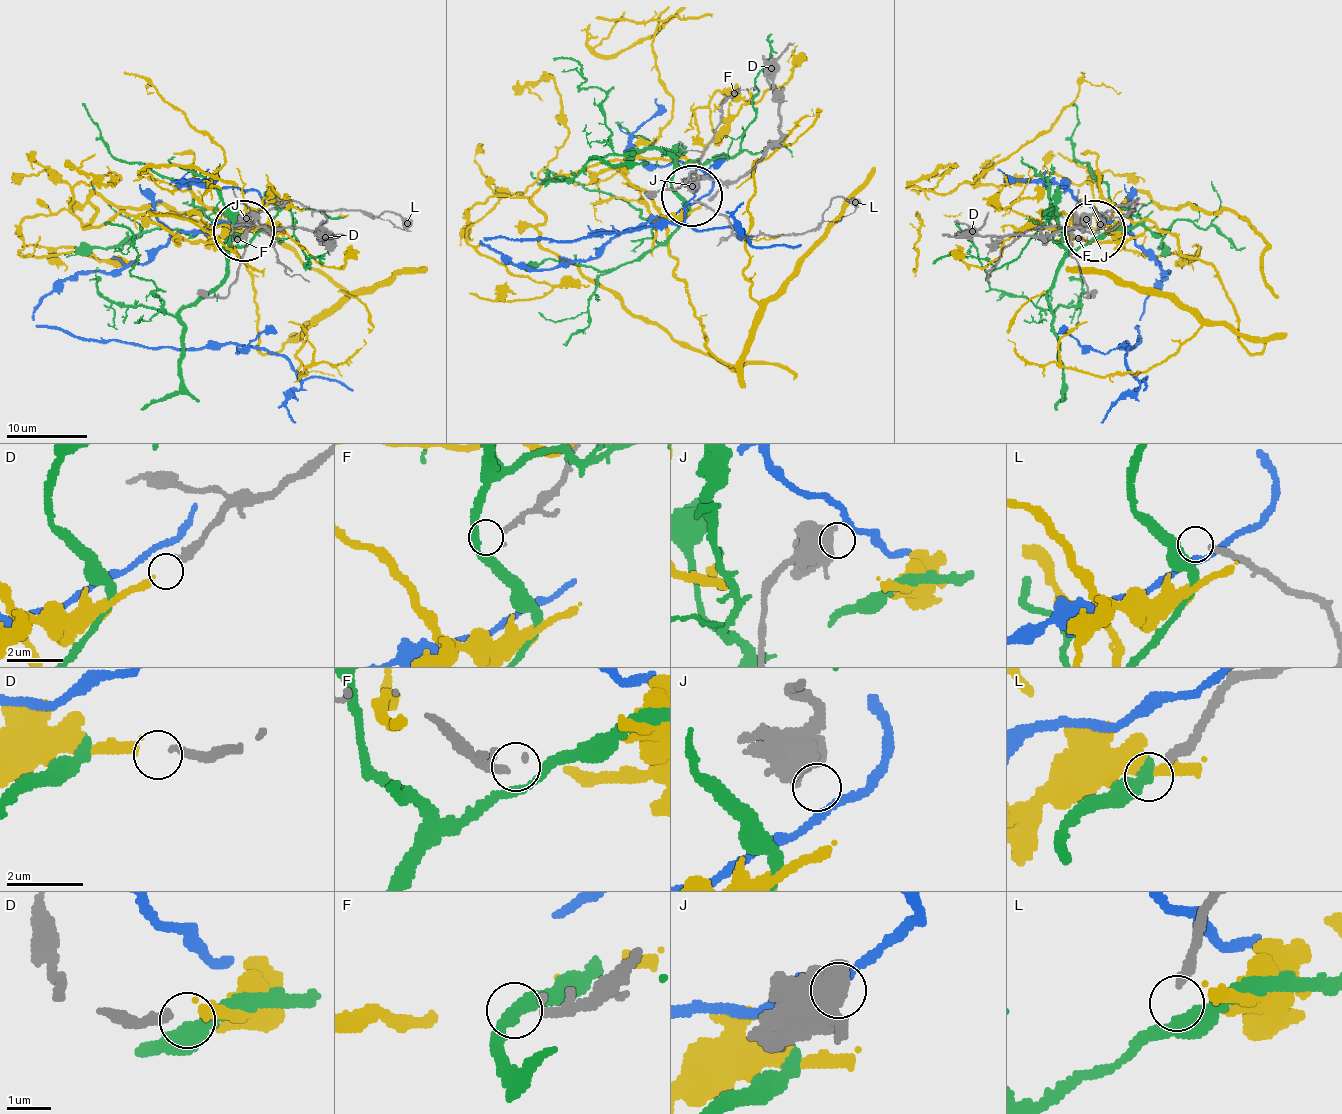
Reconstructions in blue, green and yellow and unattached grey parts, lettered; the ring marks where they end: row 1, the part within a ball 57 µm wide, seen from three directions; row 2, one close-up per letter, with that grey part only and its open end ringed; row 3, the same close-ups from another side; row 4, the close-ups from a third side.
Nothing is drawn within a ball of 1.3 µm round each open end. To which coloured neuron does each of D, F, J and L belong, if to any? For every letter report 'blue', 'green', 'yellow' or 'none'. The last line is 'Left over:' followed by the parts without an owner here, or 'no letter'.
D: yellow
F: none
J: none
L: green
Left over: F, J

